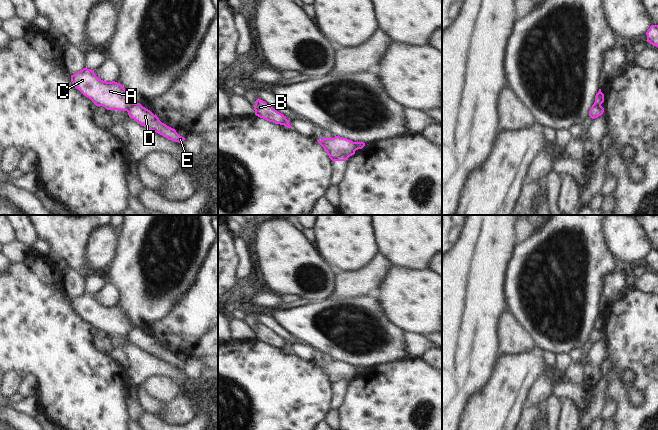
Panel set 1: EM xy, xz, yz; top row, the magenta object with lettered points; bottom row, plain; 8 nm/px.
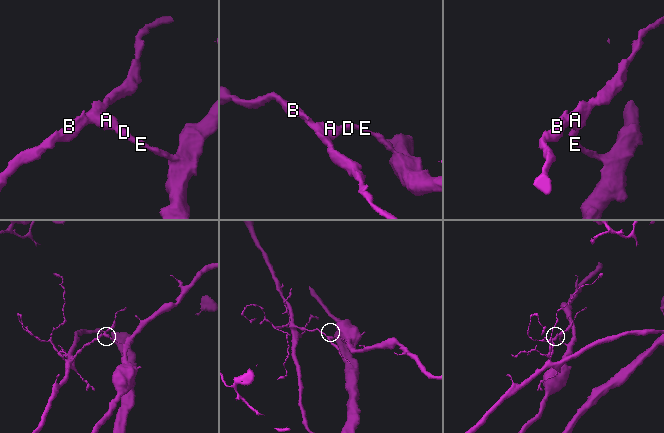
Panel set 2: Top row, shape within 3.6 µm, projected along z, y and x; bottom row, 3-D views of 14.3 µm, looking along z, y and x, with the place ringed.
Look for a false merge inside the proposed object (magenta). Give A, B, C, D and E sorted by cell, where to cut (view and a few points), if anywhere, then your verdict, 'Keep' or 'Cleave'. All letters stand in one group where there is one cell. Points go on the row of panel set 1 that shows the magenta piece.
Groups: A B C / D E. Split along xy (132, 102), (127, 111). Cleave

